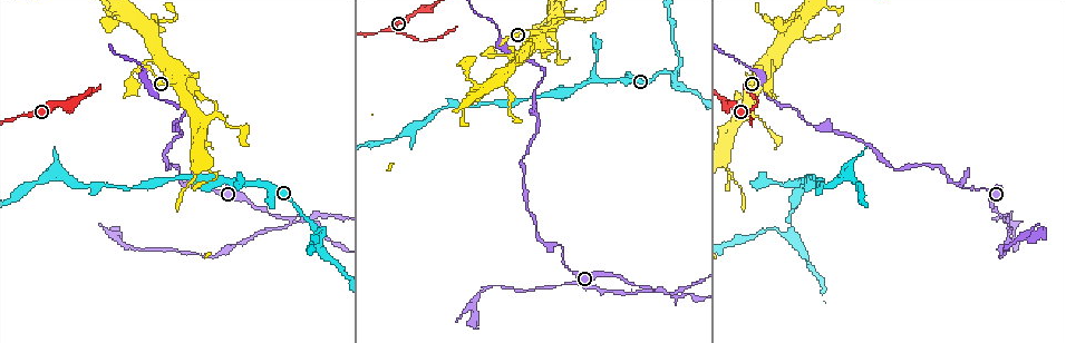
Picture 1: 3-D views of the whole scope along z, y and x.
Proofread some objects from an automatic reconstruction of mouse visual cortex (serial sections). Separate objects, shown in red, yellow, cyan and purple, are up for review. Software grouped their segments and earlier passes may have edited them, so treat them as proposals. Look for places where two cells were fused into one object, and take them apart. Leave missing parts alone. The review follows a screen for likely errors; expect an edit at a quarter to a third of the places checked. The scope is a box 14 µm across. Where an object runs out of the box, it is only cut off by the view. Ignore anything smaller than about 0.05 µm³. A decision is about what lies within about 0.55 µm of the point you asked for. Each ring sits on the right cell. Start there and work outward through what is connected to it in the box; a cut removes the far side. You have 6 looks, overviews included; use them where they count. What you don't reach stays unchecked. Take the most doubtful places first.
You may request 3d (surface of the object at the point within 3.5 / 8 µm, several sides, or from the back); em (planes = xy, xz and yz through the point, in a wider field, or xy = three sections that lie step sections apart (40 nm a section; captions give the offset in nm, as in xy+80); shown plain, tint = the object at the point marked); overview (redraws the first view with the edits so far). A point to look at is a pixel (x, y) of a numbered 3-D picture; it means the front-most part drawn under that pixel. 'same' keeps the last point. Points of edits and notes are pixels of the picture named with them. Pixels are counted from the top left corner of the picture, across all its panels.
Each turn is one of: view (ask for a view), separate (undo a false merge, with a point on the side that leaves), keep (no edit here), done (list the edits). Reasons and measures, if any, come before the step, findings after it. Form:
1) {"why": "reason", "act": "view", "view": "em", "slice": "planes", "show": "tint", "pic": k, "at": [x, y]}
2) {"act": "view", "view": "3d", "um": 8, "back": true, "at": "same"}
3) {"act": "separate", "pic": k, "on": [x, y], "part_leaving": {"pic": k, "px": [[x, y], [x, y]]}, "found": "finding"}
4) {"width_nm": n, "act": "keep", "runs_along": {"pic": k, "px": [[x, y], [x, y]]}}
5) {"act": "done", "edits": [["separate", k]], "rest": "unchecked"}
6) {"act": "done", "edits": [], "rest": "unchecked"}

{"why": "arms run side by side", "act": "view", "view": "3d", "um": 3.5, "pic": 1, "at": [296, 220]}

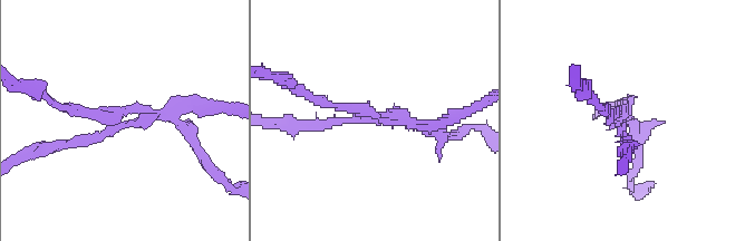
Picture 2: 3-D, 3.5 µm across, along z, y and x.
{"arms": 3, "arm_widths_nm": [150, 150, 150], "why": "shape alone is not enough", "act": "view", "view": "em", "slice": "planes", "show": "tint", "pic": 2, "at": [128, 119]}

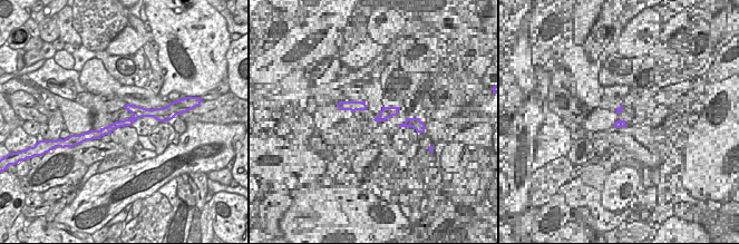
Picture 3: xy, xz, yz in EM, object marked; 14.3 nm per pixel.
{"act": "separate", "pic": 2, "on": [463, 113], "part_leaving": {"pic": 2, "px": [[376, 122], [280, 124]]}, "found": "a second cell is stuck on"}

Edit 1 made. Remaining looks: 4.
{"why": "redraw", "act": "view", "view": "overview"}

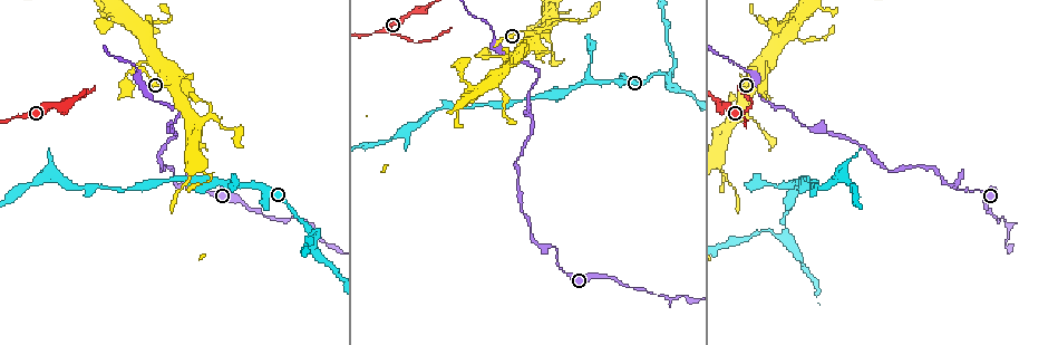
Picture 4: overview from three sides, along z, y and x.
{"why": "sharp bend", "act": "view", "view": "3d", "um": 3.5, "pic": 4, "at": [555, 248]}

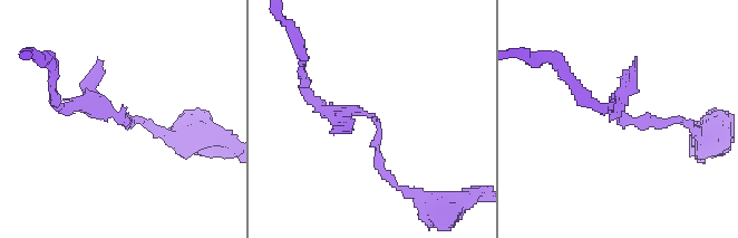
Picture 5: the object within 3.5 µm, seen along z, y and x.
{"why": "shape alone is not enough", "act": "view", "view": "em", "slice": "planes", "show": "tint", "pic": 5, "at": [123, 118]}

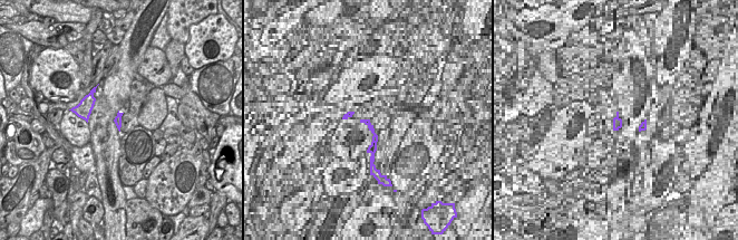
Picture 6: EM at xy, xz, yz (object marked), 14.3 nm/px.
{"act": "keep", "runs_along": {"pic": 5, "px": [[147, 125], [89, 105], [58, 108]]}, "found": "continuous, no second cell"}

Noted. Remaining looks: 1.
{"act": "done", "edits": [["separate", 2]], "rest": "unchecked"}

